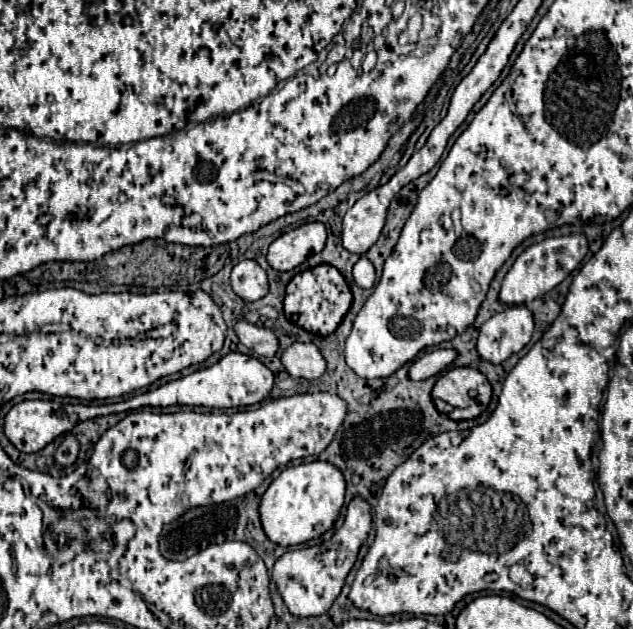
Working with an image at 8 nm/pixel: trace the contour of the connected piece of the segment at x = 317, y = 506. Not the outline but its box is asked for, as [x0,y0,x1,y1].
[260,461,344,547]

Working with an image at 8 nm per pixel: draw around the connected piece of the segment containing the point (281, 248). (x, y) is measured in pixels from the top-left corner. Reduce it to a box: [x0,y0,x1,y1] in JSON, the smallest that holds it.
[268,221,326,271]

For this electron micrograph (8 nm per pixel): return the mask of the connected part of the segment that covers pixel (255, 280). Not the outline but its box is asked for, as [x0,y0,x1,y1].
[232,259,268,301]

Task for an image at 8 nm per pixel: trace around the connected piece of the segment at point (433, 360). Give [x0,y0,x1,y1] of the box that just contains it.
[408,349,456,381]

